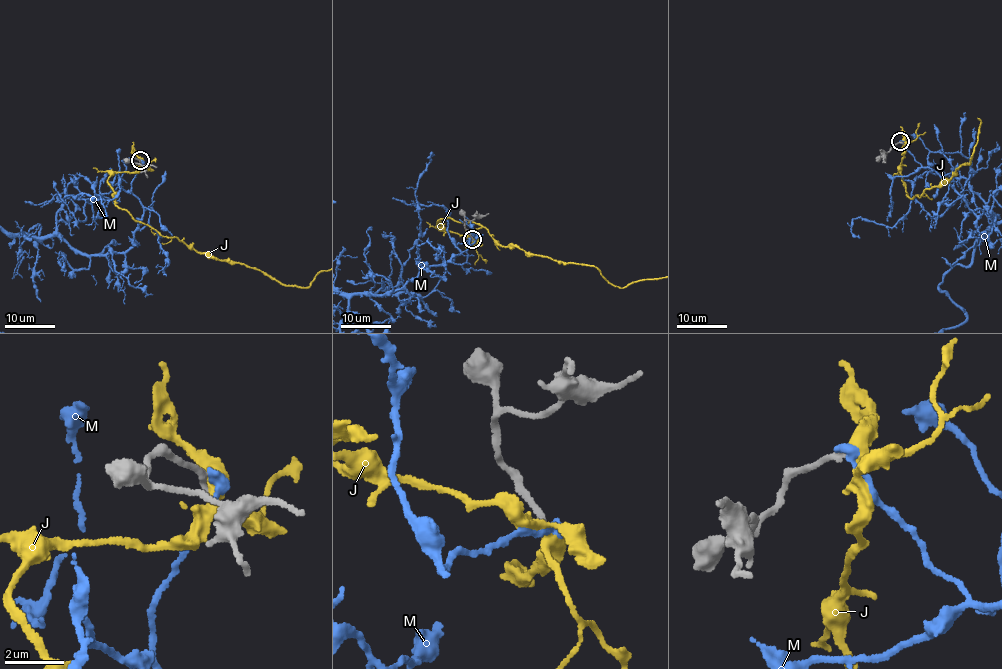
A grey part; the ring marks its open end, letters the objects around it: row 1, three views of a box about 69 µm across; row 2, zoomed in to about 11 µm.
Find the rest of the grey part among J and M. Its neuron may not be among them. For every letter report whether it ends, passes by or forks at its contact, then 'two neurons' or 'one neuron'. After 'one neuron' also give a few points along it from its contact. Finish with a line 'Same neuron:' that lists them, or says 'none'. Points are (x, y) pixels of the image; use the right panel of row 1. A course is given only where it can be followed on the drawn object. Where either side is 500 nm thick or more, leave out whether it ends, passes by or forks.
J: it forks there; two neurons
M: it ends there; two neurons
Same neuron: none

